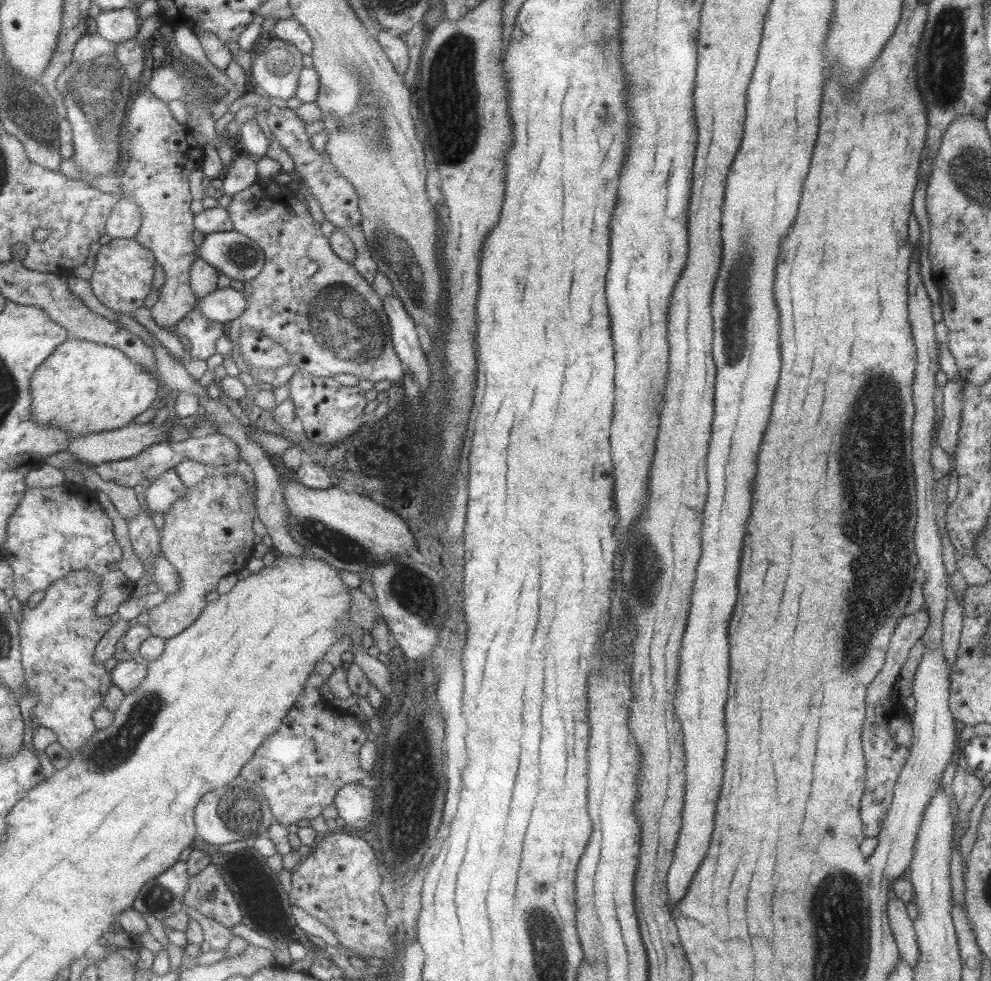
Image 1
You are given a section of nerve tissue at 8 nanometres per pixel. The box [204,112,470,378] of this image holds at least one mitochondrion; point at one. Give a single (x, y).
(343, 320)

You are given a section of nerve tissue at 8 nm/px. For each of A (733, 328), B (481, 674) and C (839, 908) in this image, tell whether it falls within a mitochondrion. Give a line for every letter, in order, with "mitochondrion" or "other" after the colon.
A: mitochondrion
B: other
C: mitochondrion

